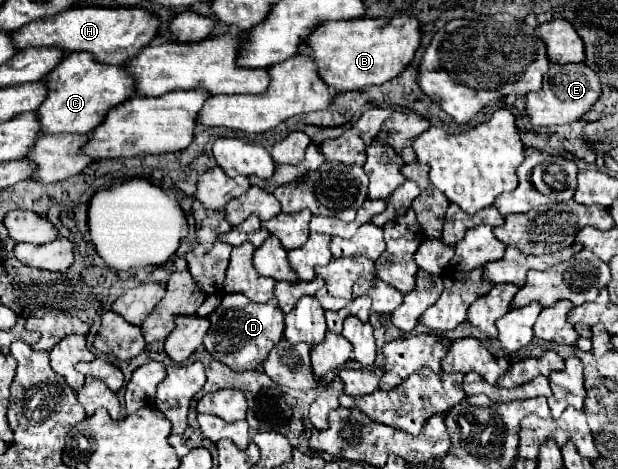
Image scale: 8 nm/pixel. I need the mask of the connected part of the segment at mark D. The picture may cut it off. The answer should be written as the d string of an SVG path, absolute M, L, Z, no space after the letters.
M225 294L221 306L207 316L211 322L209 334L205 336L203 344L205 350L221 364L229 366L233 372L257 370L269 350L283 338L283 312L277 302L251 302L245 294Z

